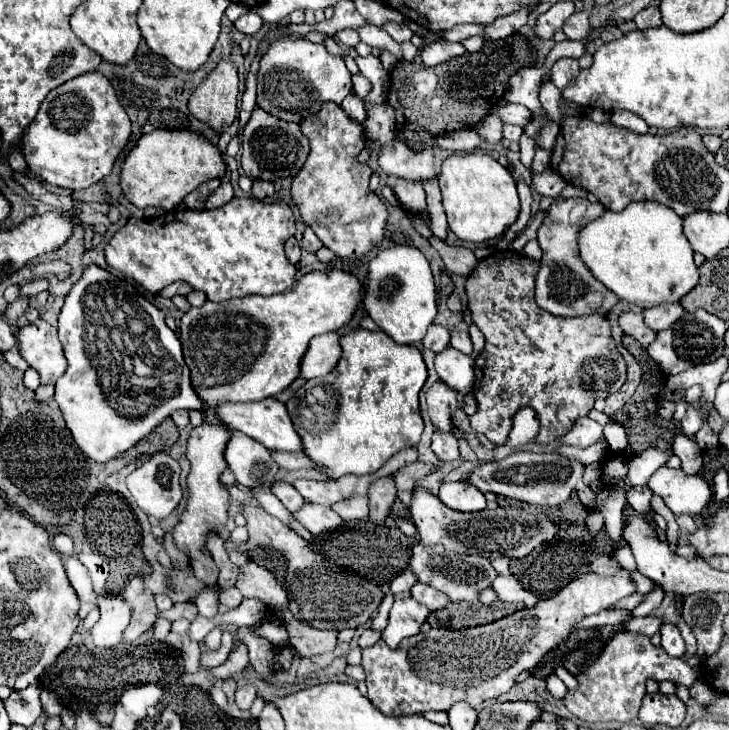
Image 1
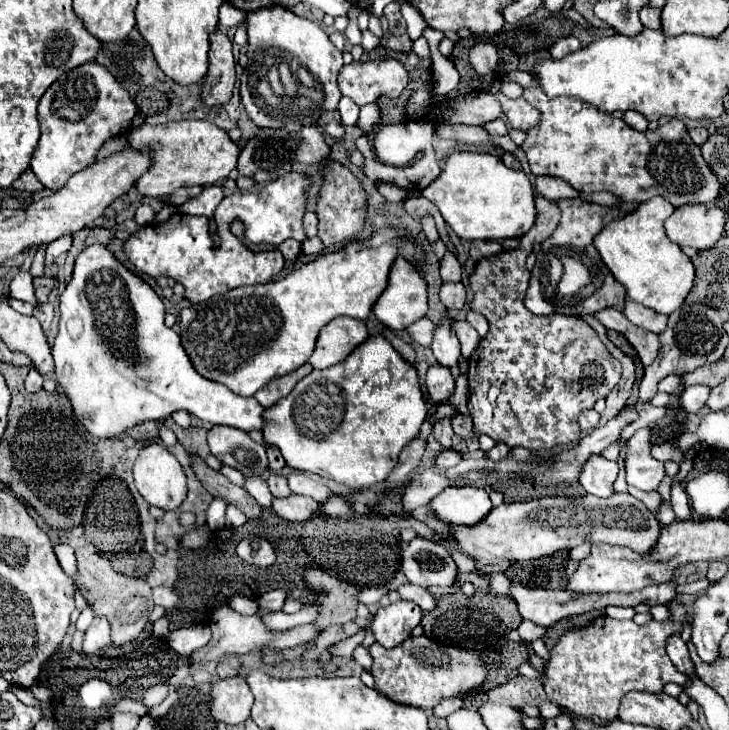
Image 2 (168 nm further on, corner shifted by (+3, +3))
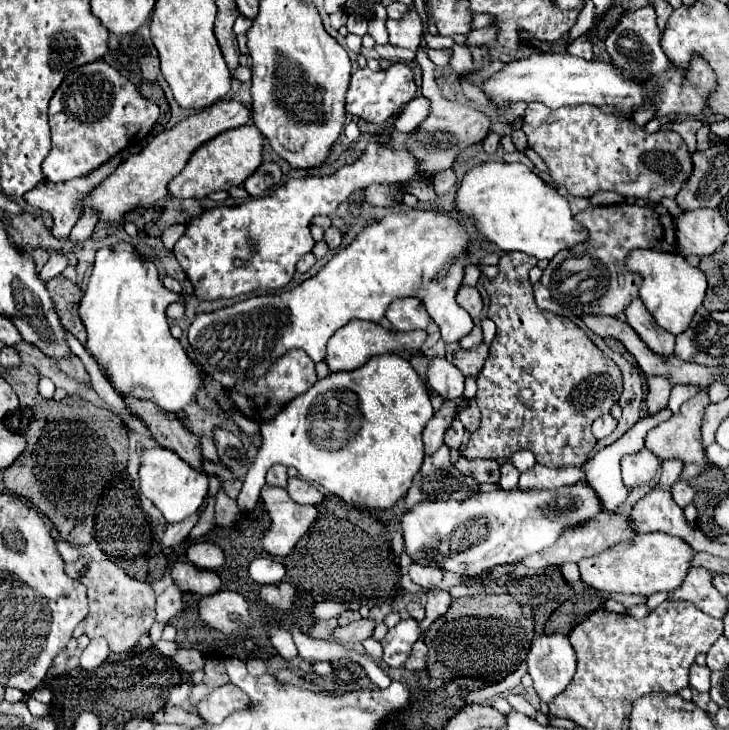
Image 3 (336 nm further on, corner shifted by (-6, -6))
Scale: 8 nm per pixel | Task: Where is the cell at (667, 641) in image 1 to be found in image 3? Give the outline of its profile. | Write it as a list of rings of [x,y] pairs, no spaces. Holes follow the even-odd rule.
[[[694,662],[690,666],[690,686],[696,688],[698,692],[708,692],[710,690],[710,670]]]

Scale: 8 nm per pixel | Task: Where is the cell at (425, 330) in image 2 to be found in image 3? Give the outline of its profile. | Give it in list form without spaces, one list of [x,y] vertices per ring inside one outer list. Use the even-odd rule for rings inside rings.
[[[352,320],[346,326],[342,326],[330,340],[328,340],[328,354],[326,354],[326,364],[330,372],[342,372],[342,370],[356,370],[360,368],[368,358],[376,354],[386,354],[386,352],[398,352],[398,350],[408,350],[416,352],[422,348],[426,342],[428,334],[426,330],[416,330],[416,332],[388,332],[376,322],[366,322],[366,320]]]

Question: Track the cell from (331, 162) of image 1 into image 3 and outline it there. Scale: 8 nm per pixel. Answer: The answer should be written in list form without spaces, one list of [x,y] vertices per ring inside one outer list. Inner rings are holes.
[[[330,226],[330,228],[326,230],[324,238],[326,238],[326,242],[328,242],[328,246],[330,246],[332,250],[334,250],[334,248],[340,248],[340,244],[342,244],[342,232],[340,232],[338,228],[334,228],[334,226]]]

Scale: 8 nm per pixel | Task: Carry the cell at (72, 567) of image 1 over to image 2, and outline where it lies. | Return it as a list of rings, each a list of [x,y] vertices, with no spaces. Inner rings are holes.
[[[57,543],[57,545],[55,545],[55,555],[57,555],[63,571],[73,577],[73,575],[75,575],[75,567],[77,567],[73,547],[71,547],[71,545],[65,545],[65,543]]]

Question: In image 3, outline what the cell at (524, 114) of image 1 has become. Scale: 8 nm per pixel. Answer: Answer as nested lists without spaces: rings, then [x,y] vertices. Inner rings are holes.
[[[420,46],[416,50],[416,62],[420,64],[422,68],[422,94],[432,102],[432,108],[430,108],[430,116],[426,118],[426,122],[420,124],[420,128],[416,128],[410,138],[408,138],[408,150],[422,162],[424,170],[428,170],[428,174],[438,174],[446,168],[450,168],[450,164],[454,162],[454,158],[468,146],[476,144],[476,142],[482,142],[490,130],[490,118],[468,106],[468,104],[454,104],[454,102],[448,102],[442,98],[440,94],[440,88],[436,86],[436,80],[434,80],[434,62],[428,58],[426,50]]]

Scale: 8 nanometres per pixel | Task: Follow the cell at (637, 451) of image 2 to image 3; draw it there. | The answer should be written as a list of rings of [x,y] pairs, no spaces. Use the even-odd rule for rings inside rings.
[[[646,448],[622,458],[622,478],[628,488],[652,486],[660,470],[660,460]]]

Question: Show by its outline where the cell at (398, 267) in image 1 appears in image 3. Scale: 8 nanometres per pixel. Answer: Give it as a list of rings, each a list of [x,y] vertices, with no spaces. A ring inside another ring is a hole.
[[[416,296],[392,302],[390,308],[386,310],[386,318],[398,332],[422,330],[430,324],[430,316],[428,316],[422,300]]]

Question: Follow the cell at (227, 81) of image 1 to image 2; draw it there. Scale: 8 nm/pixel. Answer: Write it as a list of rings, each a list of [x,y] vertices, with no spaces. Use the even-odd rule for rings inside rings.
[[[215,29],[211,33],[209,49],[209,75],[203,81],[201,99],[205,105],[225,105],[231,99],[235,85],[235,57],[229,37]]]

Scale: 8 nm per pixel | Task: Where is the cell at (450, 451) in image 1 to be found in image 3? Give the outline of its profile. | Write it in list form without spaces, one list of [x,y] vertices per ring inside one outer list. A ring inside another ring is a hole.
[[[456,418],[456,420],[452,422],[452,426],[446,430],[444,444],[446,444],[448,448],[460,448],[462,440],[464,440],[464,426],[462,426],[462,422]]]

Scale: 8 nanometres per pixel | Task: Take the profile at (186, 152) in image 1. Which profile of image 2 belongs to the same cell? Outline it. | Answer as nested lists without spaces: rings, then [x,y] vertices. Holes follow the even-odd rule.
[[[177,121],[167,125],[143,123],[139,129],[129,133],[129,145],[135,149],[149,149],[153,153],[153,165],[135,185],[139,193],[153,199],[169,197],[179,187],[215,185],[217,181],[229,177],[239,157],[237,143],[209,121]]]

